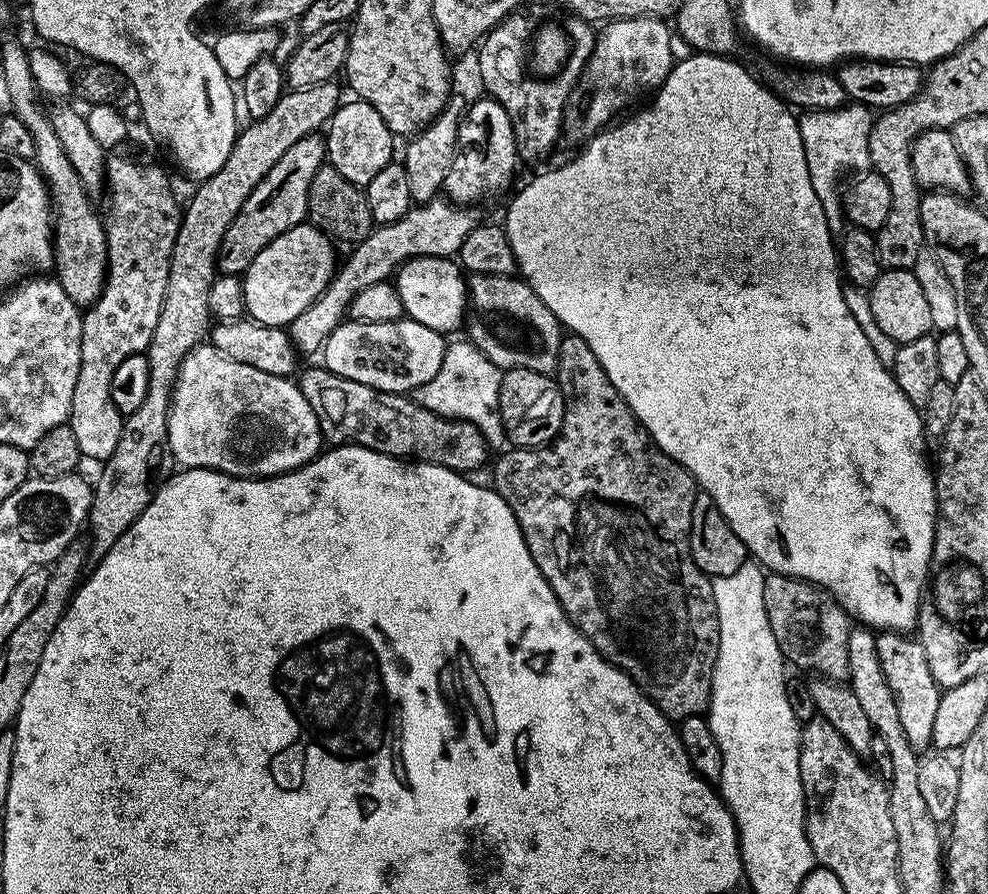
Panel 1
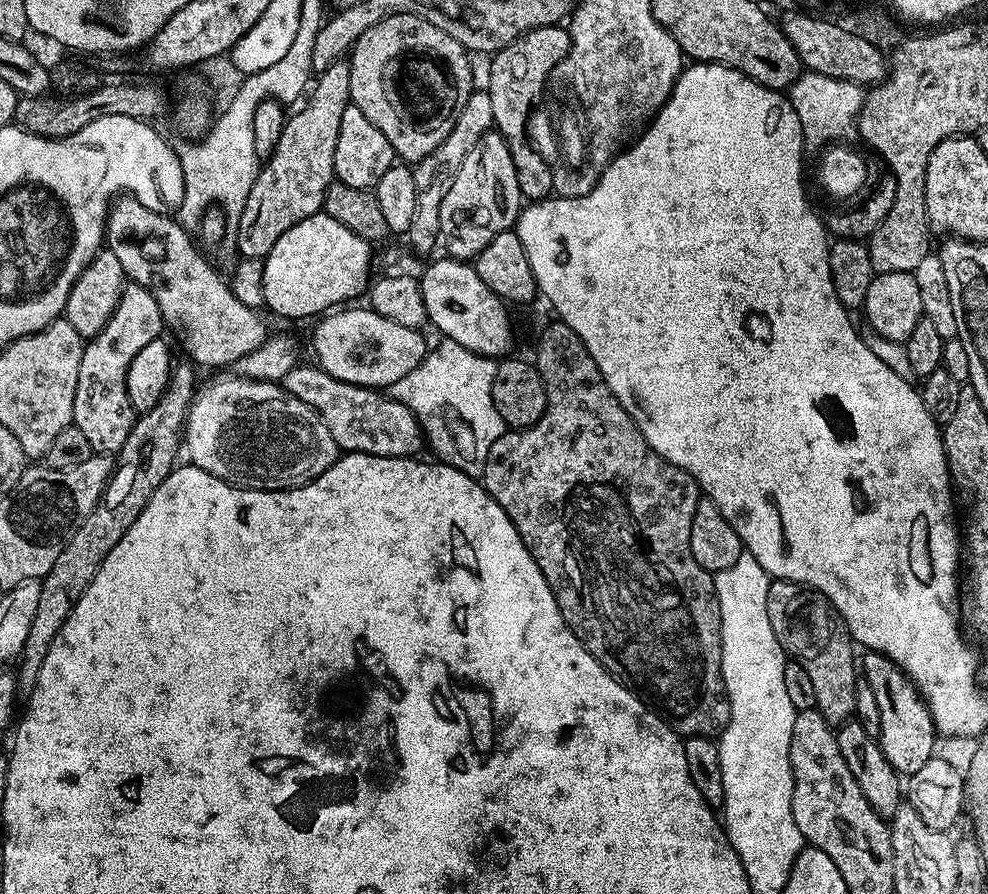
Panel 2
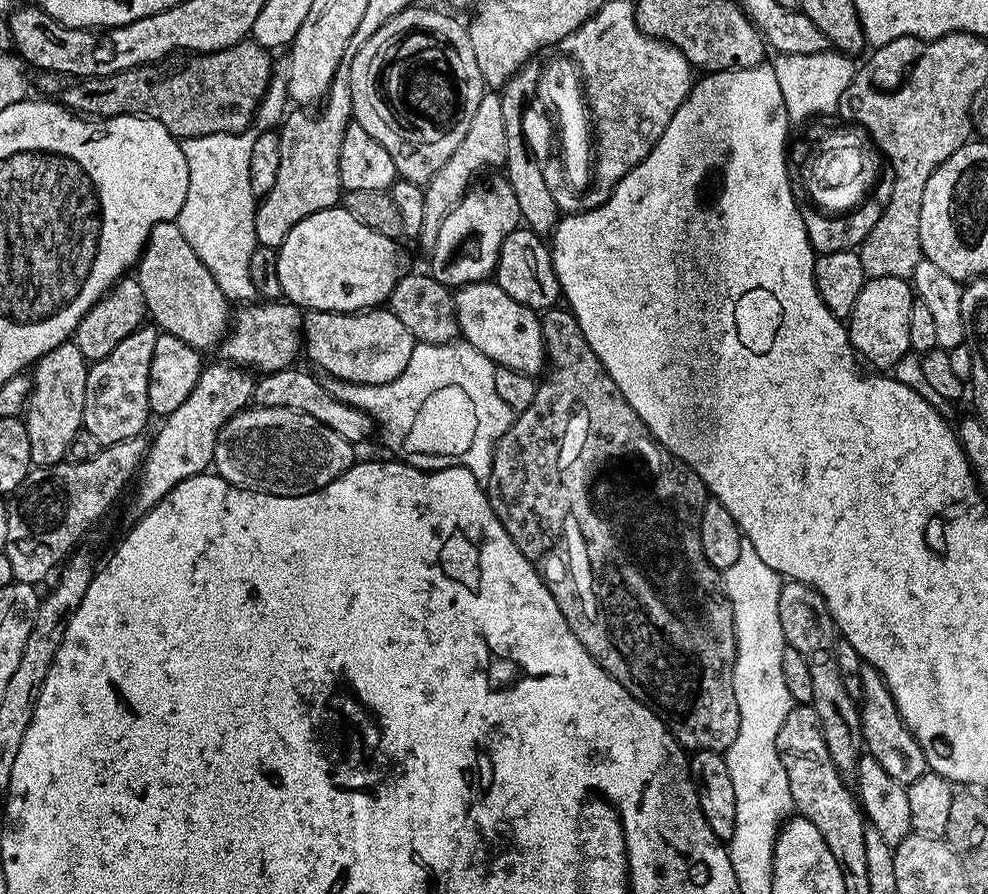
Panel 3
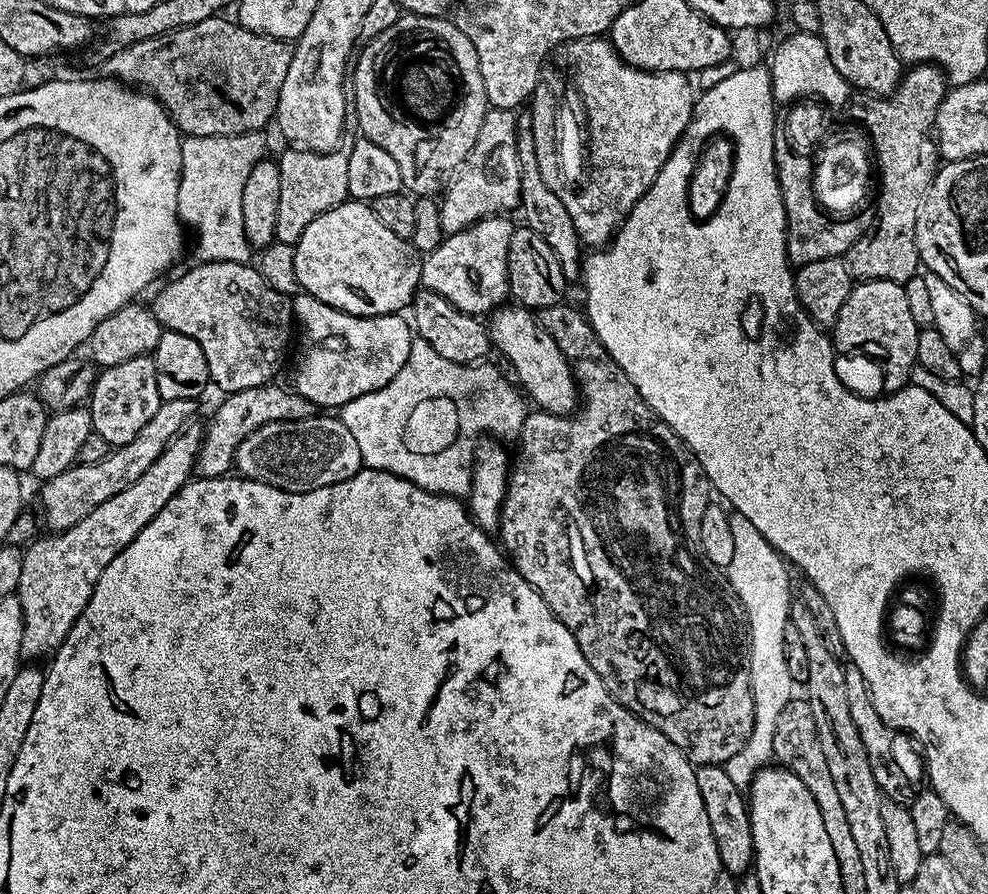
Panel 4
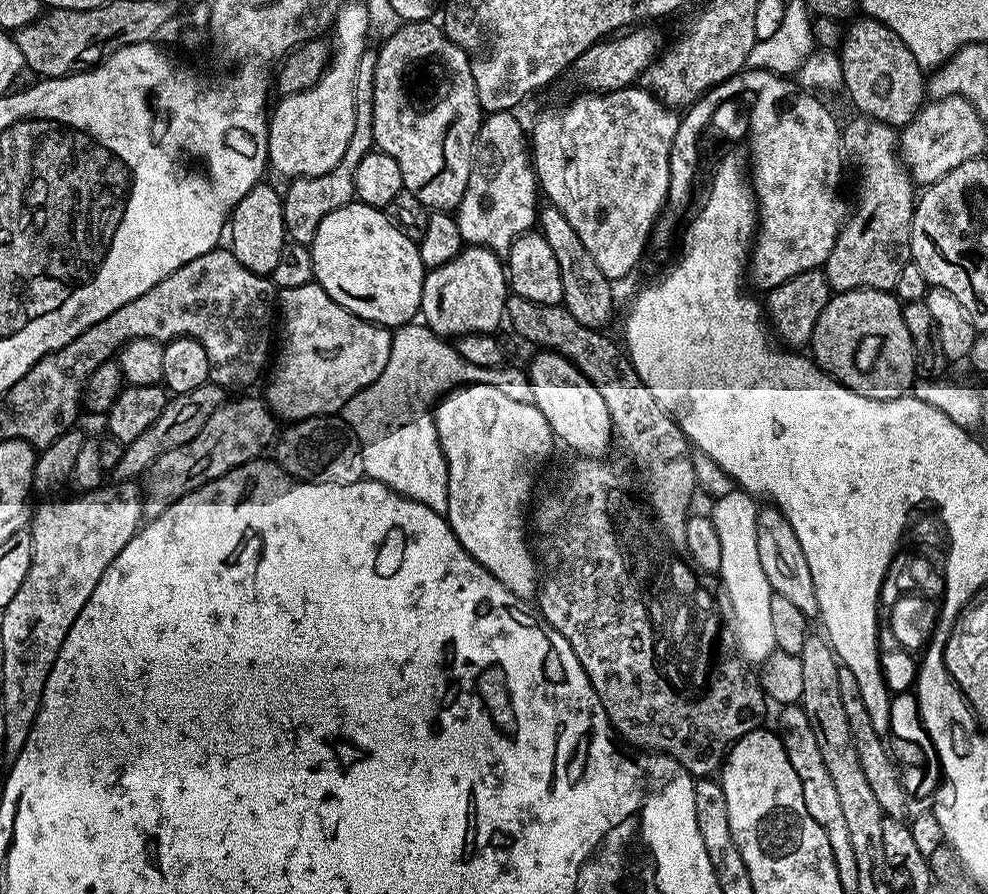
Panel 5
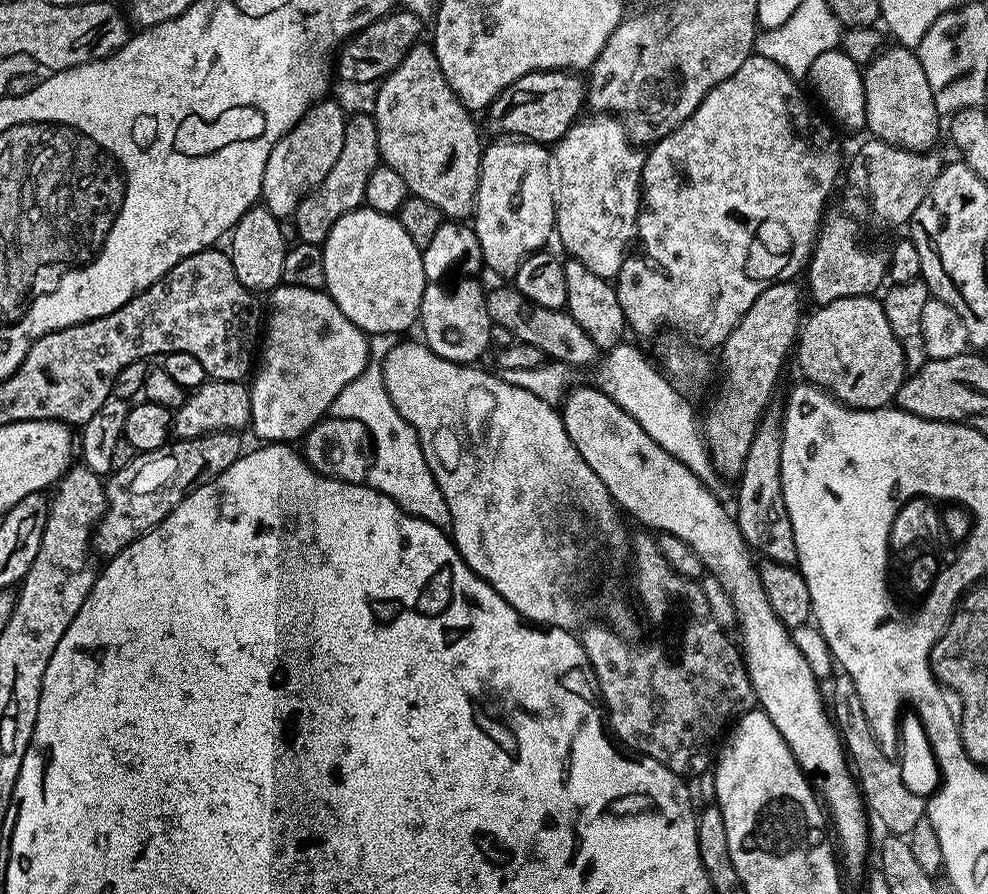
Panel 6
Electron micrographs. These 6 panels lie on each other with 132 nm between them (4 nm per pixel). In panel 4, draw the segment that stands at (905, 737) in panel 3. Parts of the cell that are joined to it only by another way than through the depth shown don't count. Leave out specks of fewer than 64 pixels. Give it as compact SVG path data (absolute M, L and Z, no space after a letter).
M850 662L845 663L844 673L846 674L846 699L850 705L850 718L866 746L866 754L870 758L870 770L874 770L874 782L878 782L881 793L887 799L899 804L908 804L915 798L916 793L921 791L922 784L916 781L915 776L904 766L899 754L896 753L897 733L890 726L886 726L886 722L882 722L882 718L878 715L878 710L874 710L870 690L858 666Z

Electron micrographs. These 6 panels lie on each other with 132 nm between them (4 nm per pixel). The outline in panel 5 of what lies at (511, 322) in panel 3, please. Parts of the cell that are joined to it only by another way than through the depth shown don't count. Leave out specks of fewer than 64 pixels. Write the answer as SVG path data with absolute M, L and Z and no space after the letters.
M540 350L535 353L532 365L527 365L528 381L534 390L534 404L542 410L542 418L550 422L550 430L557 441L569 444L584 458L600 458L611 444L614 444L614 429L610 410L602 402L602 394L580 370L559 352Z

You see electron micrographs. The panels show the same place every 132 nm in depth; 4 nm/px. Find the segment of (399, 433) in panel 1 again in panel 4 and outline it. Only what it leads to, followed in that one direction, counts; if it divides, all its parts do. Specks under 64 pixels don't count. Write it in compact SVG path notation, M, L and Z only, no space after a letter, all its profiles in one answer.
M269 382L262 386L254 386L250 390L238 390L229 392L223 397L224 401L216 408L216 413L212 416L212 421L208 424L208 432L203 433L200 441L200 453L196 459L195 471L201 477L226 476L233 471L236 451L242 442L258 426L278 422L279 420L301 420L317 415L318 409L302 394L295 390L283 388L280 382Z

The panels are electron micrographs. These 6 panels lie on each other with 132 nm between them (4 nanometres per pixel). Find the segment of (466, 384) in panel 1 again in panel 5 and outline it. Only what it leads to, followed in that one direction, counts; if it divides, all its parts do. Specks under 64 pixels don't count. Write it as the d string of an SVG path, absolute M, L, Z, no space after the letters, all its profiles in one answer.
M423 322L404 324L395 329L392 332L390 362L386 362L386 370L378 374L373 384L366 386L361 392L354 394L354 398L347 400L342 409L342 419L352 427L360 443L365 477L382 482L382 486L394 490L399 496L405 496L414 502L422 502L422 506L430 506L430 510L441 514L447 513L448 463L438 442L433 405L452 389L466 384L498 386L498 390L502 390L502 394L506 394L509 398L514 398L514 402L534 404L534 390L528 381L527 371L523 367L508 367L483 368L466 362L445 337L436 335Z

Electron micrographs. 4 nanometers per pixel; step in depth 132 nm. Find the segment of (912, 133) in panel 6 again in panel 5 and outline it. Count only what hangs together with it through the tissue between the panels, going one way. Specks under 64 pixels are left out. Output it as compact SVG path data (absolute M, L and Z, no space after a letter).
M853 19L843 29L838 55L842 62L844 88L859 115L869 116L883 124L903 126L909 124L916 117L916 113L924 107L926 103L925 69L918 66L914 54L910 54L910 50L906 46L906 42L902 42L902 38L898 38L898 34L894 34L894 30L890 30L890 26L886 26L881 20Z

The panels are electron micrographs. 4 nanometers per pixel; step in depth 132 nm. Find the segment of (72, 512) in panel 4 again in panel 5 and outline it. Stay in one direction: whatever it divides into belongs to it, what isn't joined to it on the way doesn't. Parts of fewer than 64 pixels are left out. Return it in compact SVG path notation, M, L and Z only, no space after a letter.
M211 382L198 386L198 390L175 393L162 410L162 414L158 414L158 422L154 422L154 426L149 426L144 433L138 434L134 442L124 445L122 460L114 471L114 476L117 476L115 479L120 482L132 482L135 481L135 476L143 477L148 467L158 462L158 458L162 458L166 450L178 450L178 446L186 446L190 438L198 438L210 414L214 414L214 410L218 410L225 402L225 389Z

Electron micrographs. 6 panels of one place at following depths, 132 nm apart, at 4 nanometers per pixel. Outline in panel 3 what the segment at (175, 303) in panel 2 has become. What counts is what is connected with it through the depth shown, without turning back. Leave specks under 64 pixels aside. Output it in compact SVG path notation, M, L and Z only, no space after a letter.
M163 220L154 226L154 230L150 230L135 265L134 278L138 286L142 286L142 298L146 298L151 323L161 333L182 338L182 342L197 350L215 349L228 335L230 301L219 289L214 275L186 242L176 220Z

